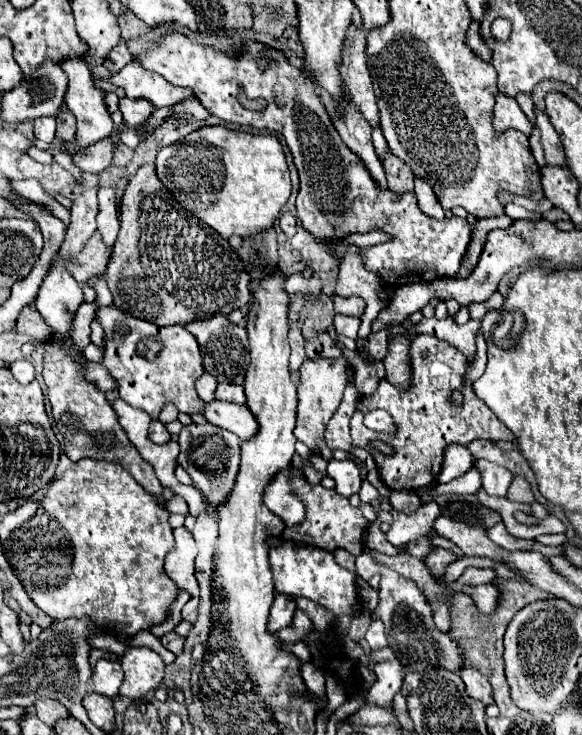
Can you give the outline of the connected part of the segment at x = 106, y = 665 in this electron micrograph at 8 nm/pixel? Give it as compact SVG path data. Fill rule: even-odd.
M100 658L96 662L96 674L92 678L92 690L94 692L100 692L100 694L112 698L118 694L122 680L124 680L124 670L122 670L118 660Z

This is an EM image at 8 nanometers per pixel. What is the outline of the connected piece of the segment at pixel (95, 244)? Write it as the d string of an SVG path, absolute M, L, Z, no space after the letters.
M94 232L94 236L88 240L86 248L76 256L76 264L80 264L80 266L70 268L70 274L78 282L84 282L96 274L102 274L110 256L112 256L112 248L108 244L104 244L100 232Z

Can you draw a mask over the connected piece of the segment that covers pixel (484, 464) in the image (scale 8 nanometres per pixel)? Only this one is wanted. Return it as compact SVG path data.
M476 460L476 468L482 476L482 486L492 496L506 496L510 488L510 470L488 460Z

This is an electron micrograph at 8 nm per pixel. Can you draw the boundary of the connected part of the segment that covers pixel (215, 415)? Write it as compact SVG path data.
M212 402L206 404L202 414L206 420L218 428L224 428L228 432L234 432L240 440L250 440L258 432L258 422L252 416L252 412L246 406L232 404L232 402Z

